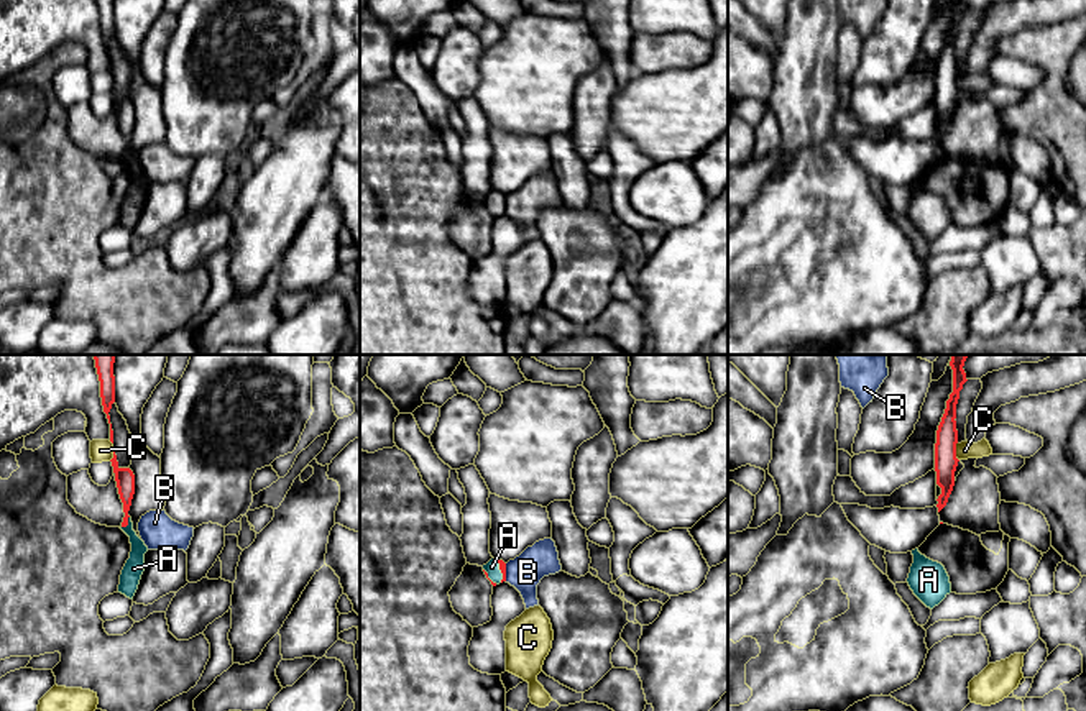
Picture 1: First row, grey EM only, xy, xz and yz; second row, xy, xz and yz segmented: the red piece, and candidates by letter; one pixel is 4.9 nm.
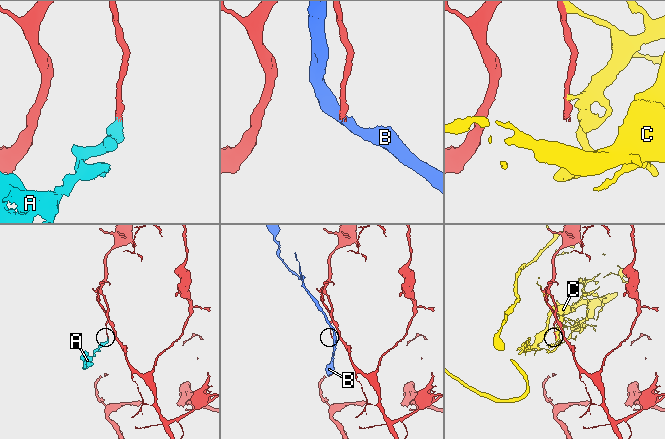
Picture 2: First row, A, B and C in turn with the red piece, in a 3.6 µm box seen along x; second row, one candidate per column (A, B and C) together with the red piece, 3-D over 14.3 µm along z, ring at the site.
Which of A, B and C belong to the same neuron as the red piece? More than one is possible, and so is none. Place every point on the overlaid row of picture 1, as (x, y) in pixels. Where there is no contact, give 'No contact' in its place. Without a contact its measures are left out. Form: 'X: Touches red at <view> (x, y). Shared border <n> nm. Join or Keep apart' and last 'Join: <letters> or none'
A: Touches red at xy (127, 522). Shared border 70 nm. Join
B: Touches red at xz (505, 572). Shared border 90 nm. Keep apart
C: Touches red at yz (955, 452). Shared border 100 nm. Keep apart
Join: A

